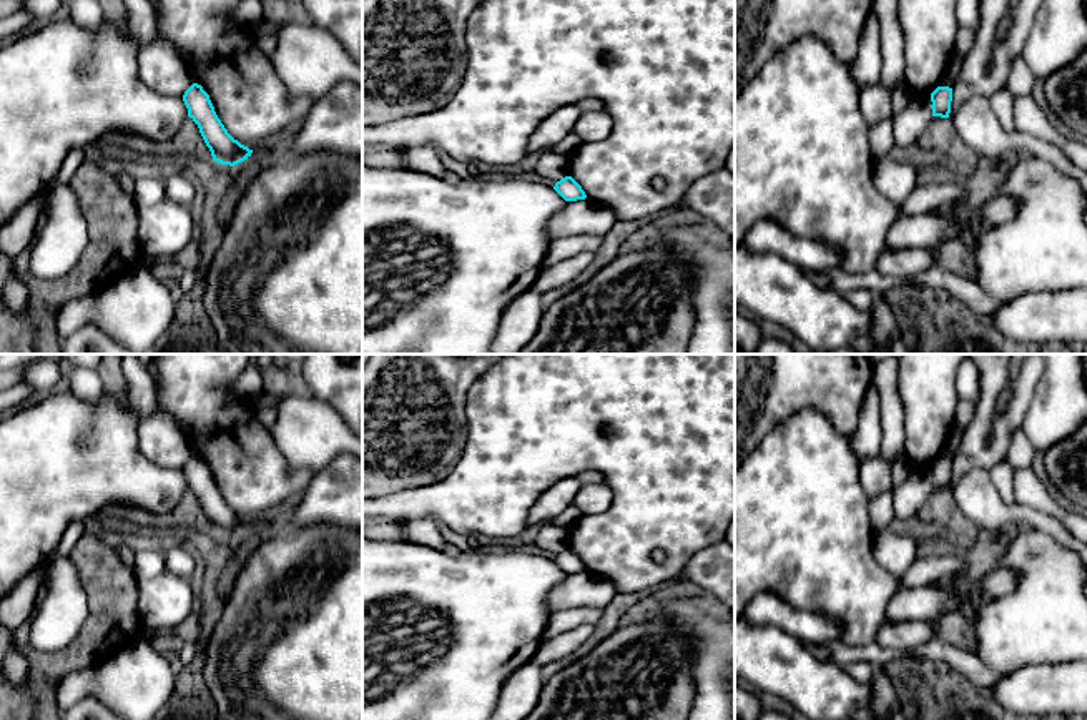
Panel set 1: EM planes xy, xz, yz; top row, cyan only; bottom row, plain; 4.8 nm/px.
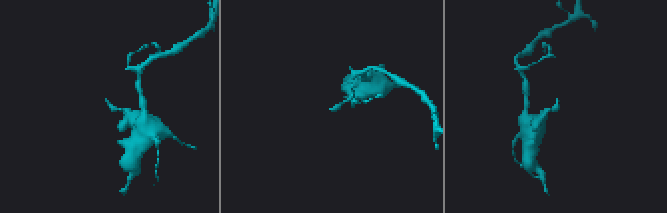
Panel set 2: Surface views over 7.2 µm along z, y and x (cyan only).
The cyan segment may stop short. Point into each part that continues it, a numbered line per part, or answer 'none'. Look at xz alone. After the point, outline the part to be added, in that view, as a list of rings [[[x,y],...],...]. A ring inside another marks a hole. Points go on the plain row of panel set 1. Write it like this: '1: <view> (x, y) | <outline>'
none

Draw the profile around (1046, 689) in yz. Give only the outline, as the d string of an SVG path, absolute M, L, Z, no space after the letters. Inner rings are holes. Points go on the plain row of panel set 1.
M1087 660L1029 665L997 675L991 695L1001 707L1019 715L1087 715Z

